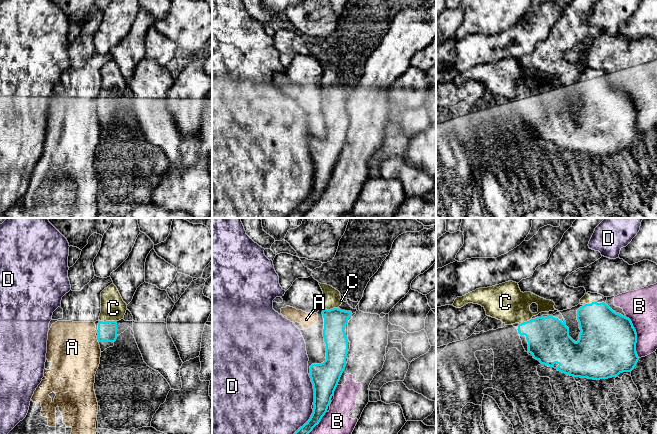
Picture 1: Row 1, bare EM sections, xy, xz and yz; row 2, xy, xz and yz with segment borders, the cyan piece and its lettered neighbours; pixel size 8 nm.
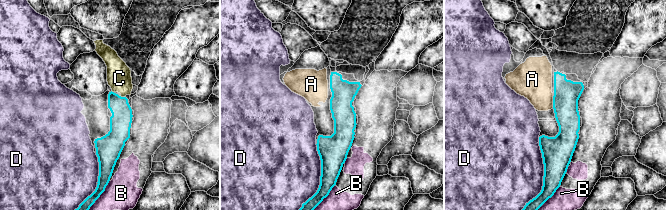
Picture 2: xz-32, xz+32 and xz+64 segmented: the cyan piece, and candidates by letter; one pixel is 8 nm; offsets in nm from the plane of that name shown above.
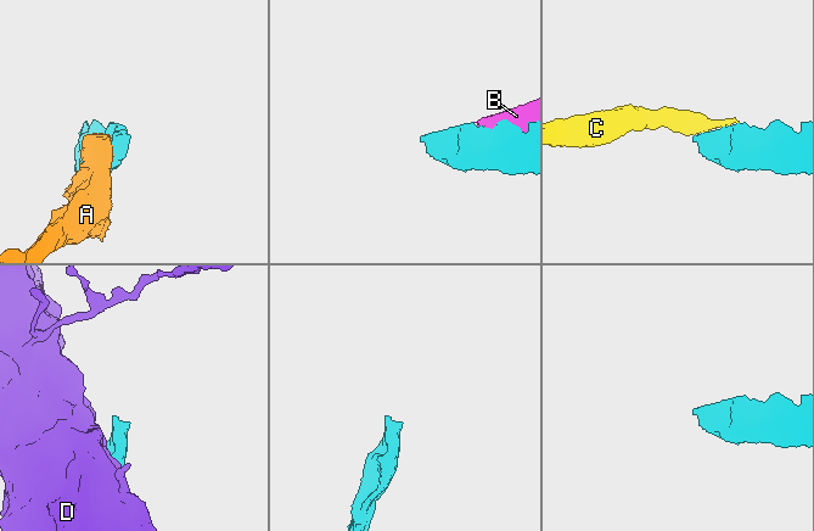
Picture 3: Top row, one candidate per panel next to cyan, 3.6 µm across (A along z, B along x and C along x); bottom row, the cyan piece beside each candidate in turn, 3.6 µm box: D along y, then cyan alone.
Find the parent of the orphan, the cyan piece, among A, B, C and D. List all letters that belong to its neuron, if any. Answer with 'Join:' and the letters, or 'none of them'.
Join: C

